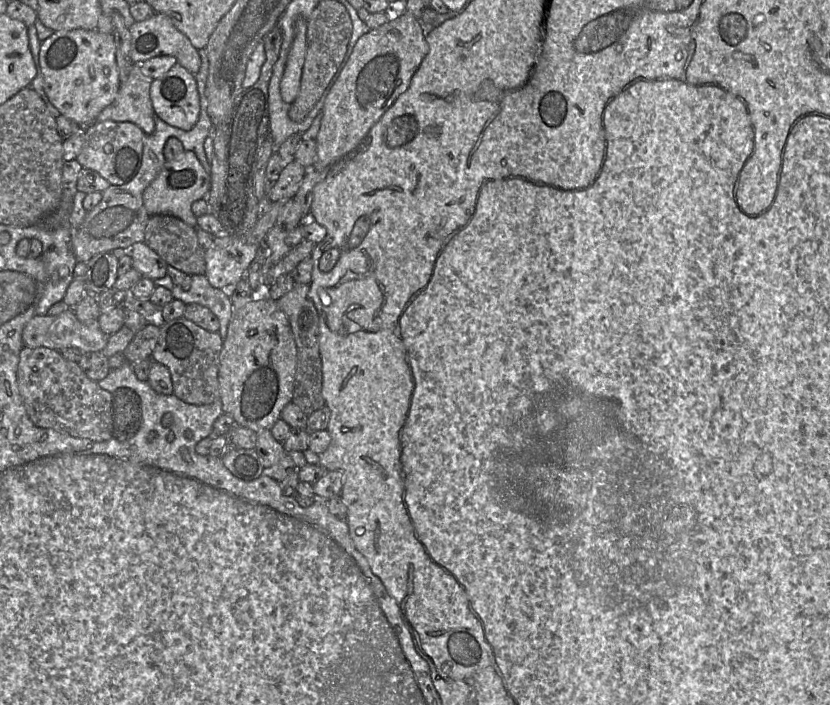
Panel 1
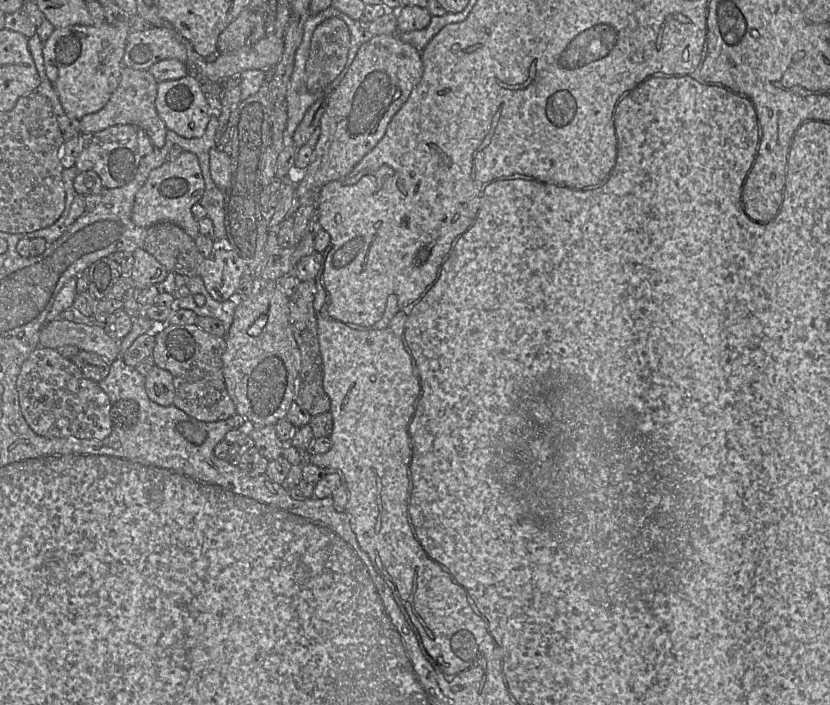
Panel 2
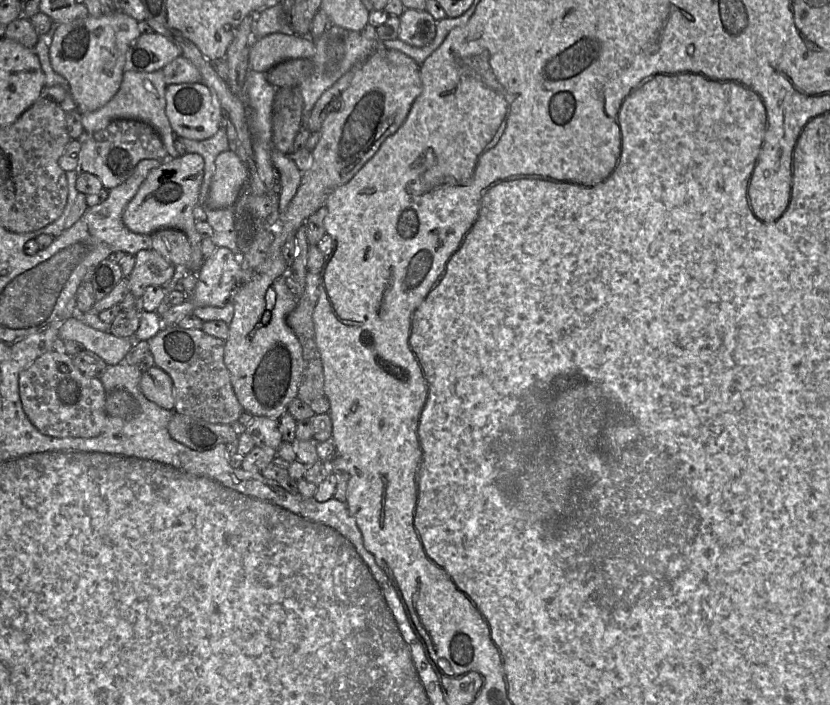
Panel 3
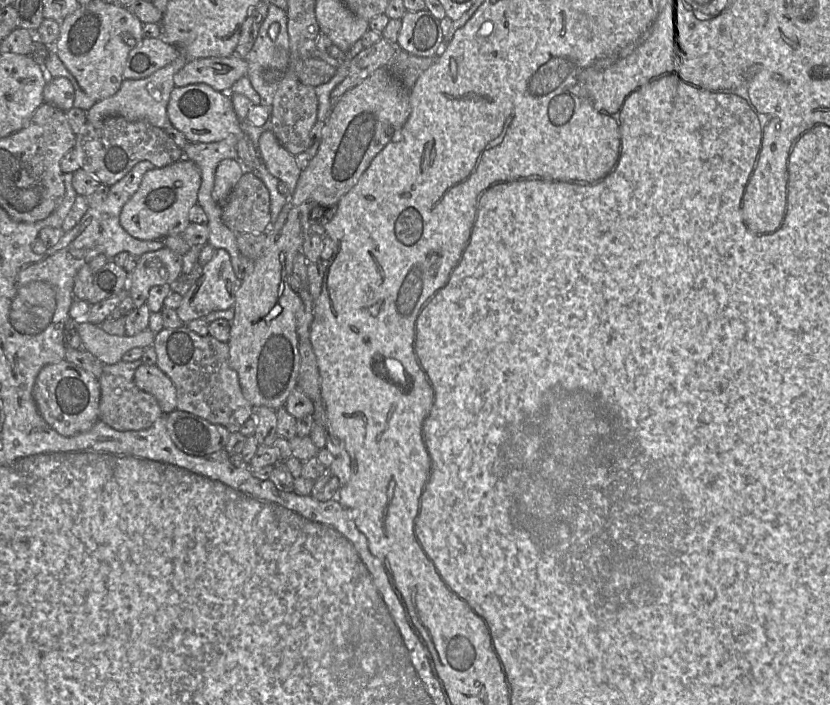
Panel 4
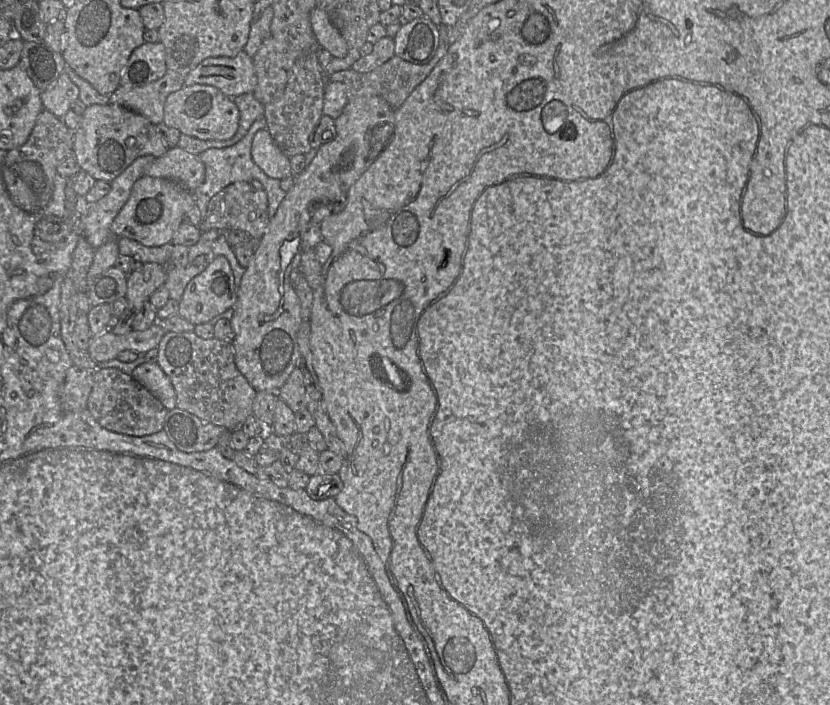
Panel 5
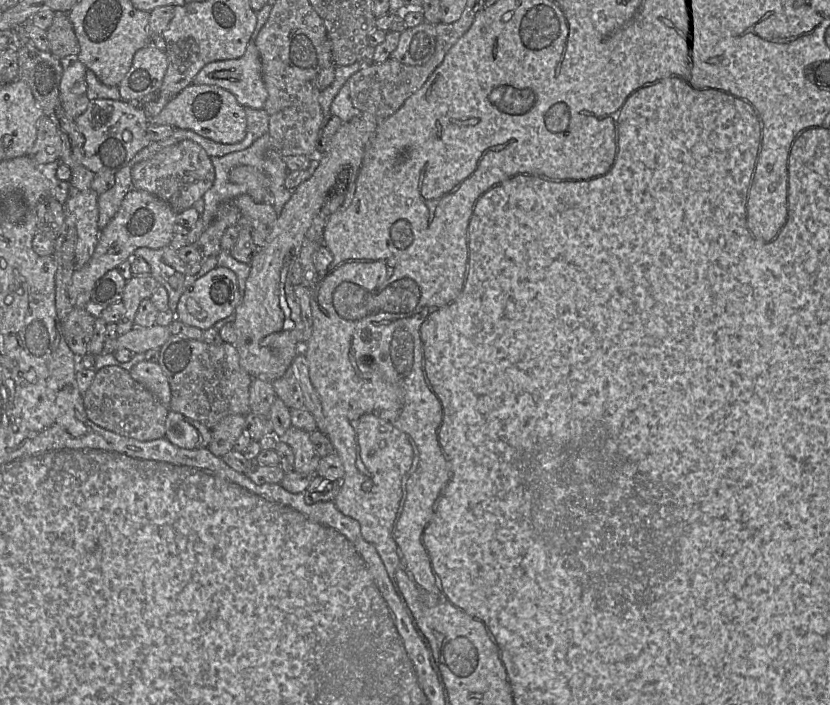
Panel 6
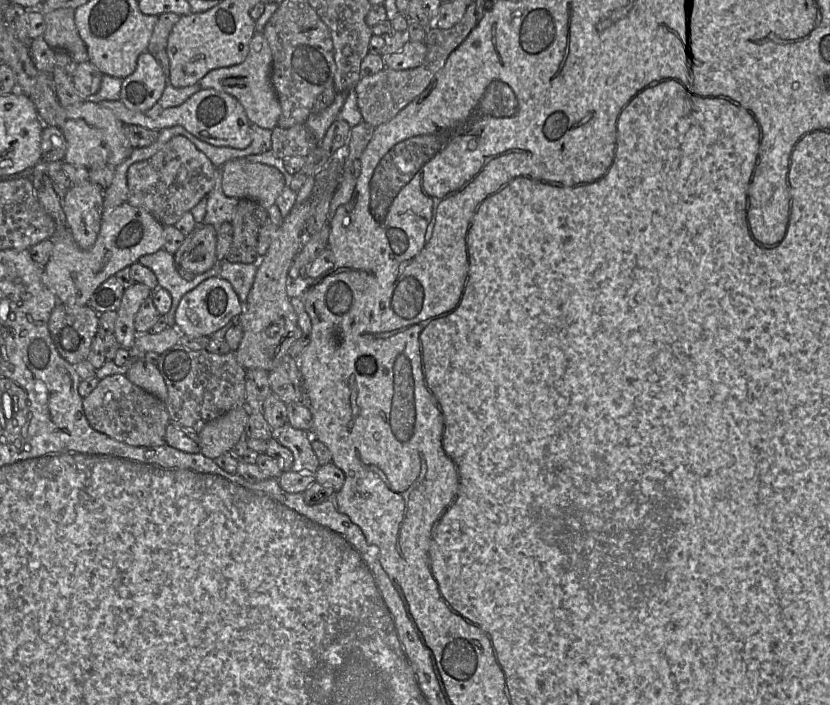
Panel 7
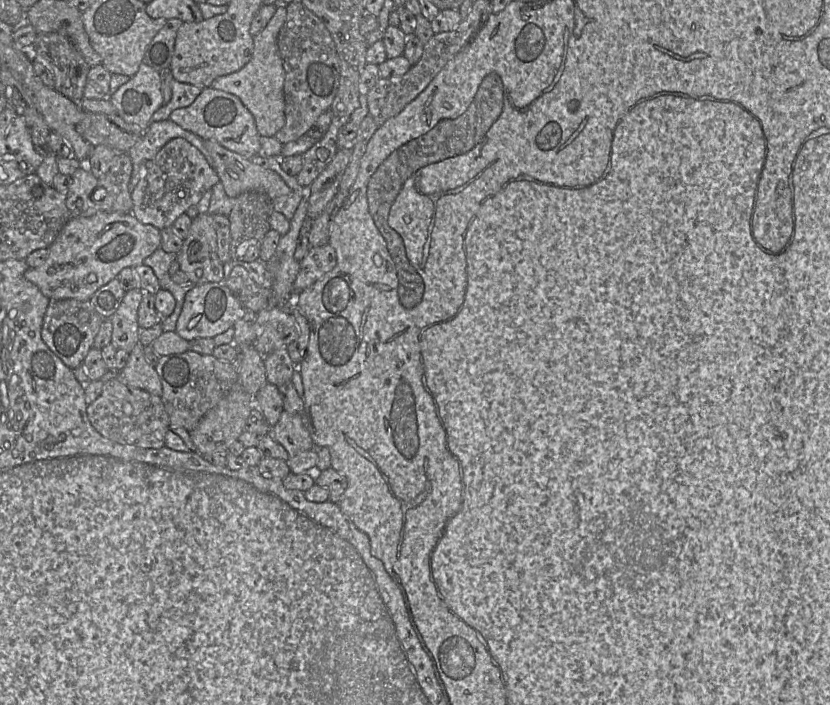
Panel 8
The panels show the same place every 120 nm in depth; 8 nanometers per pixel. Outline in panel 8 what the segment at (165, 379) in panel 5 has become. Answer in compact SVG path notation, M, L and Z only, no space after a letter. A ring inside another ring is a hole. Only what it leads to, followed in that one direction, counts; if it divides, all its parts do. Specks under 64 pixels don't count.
M138 341L116 379L124 385L147 391L150 394L162 395L162 385L155 367L151 366L144 356L144 346Z

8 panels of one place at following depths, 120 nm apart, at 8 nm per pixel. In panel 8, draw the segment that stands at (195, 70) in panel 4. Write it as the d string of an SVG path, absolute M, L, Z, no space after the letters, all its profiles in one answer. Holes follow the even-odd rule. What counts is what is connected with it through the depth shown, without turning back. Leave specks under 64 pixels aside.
M286 5L277 7L269 23L254 36L250 61L239 71L214 79L210 86L237 96L254 116L259 134L266 137L274 137L285 125L285 70L278 48L278 35L286 15Z

